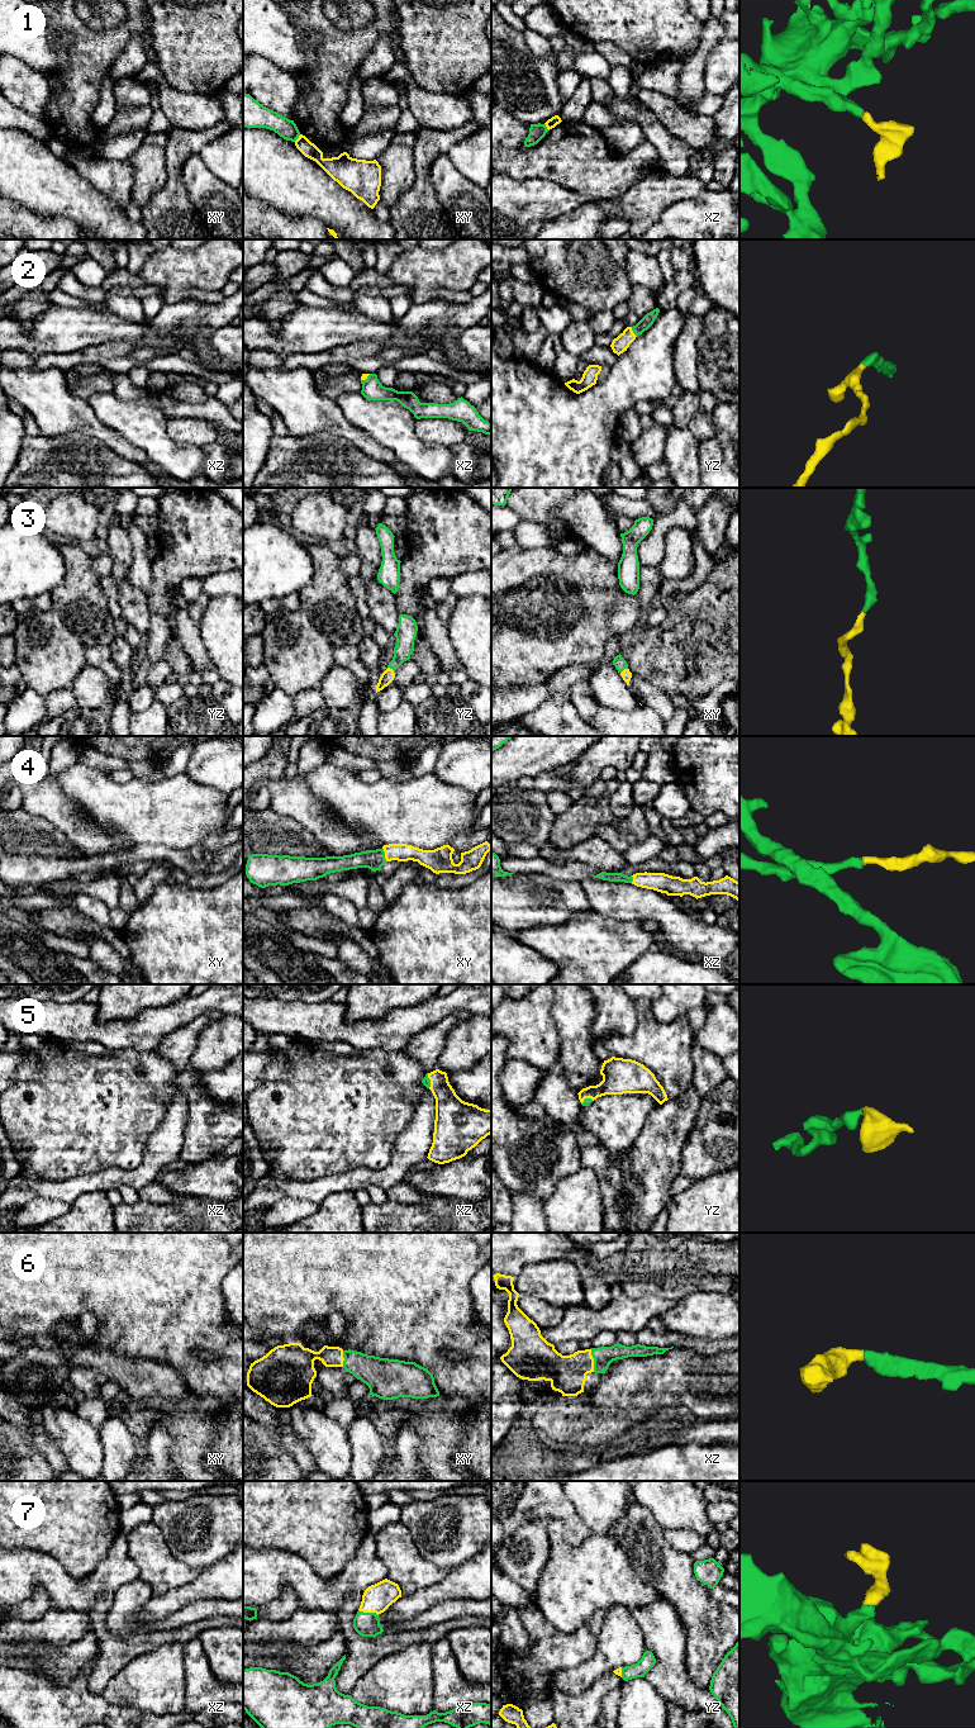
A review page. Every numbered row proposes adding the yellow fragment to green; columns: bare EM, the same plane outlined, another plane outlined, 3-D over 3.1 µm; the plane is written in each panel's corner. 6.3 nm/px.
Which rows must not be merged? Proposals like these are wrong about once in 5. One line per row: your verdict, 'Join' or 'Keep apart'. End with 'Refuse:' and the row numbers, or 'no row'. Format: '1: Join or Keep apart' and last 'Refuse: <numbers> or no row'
1: Keep apart
2: Join
3: Join
4: Join
5: Join
6: Join
7: Join
Refuse: 1

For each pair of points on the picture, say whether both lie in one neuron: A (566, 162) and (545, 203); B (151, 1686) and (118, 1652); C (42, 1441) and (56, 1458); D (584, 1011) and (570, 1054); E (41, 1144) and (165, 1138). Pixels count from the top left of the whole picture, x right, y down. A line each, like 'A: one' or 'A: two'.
A: two
B: two
C: one
D: one
E: two

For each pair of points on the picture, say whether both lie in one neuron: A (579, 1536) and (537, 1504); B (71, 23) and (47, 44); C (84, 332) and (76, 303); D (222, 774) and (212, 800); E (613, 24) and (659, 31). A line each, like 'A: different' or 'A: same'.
A: same
B: different
C: different
D: different
E: same

